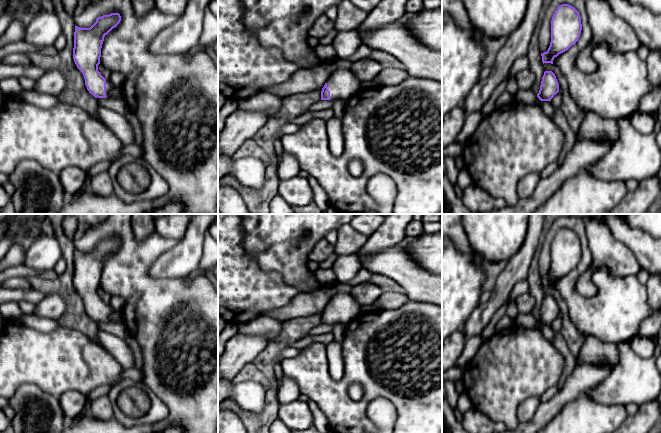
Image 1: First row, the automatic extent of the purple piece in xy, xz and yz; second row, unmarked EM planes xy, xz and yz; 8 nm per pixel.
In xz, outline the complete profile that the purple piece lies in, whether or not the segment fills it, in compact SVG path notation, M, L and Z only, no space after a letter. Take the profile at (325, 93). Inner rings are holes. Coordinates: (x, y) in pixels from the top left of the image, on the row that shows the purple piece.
M338 69L327 79L321 91L321 100L348 100L360 89L360 81L349 69Z

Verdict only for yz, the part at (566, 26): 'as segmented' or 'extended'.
as segmented

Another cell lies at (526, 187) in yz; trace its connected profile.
M530 173L522 178L517 188L517 195L519 199L530 197L534 193L540 180L540 173Z

